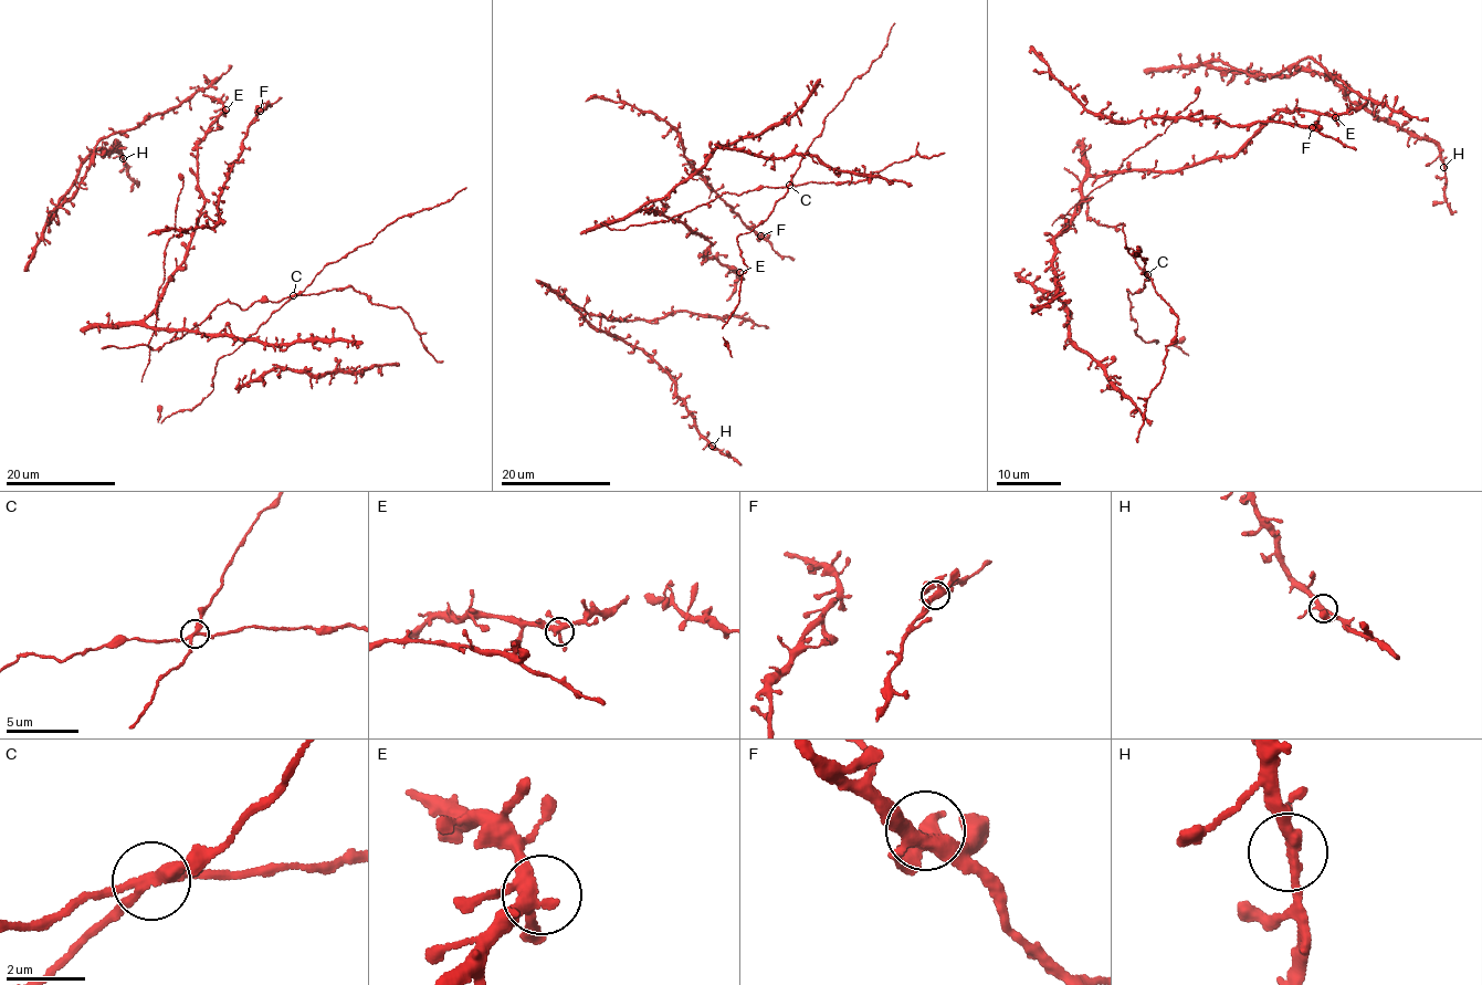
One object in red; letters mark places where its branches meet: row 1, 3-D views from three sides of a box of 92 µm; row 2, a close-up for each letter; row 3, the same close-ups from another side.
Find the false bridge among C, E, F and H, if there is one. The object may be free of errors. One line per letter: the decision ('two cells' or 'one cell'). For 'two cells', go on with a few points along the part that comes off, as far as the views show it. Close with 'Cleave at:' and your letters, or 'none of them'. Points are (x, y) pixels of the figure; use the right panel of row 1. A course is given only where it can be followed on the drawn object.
C: two cells | (1148, 275), (1136, 263), (1133, 249), (1125, 247), (1123, 224), (1099, 224), (1088, 217), (1080, 180), (1064, 166)
E: one cell
F: one cell
H: one cell
Cleave at: C

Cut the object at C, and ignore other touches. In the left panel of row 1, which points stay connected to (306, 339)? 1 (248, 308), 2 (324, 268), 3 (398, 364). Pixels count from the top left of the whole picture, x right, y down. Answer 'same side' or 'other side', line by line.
1: other side
2: same side
3: same side

